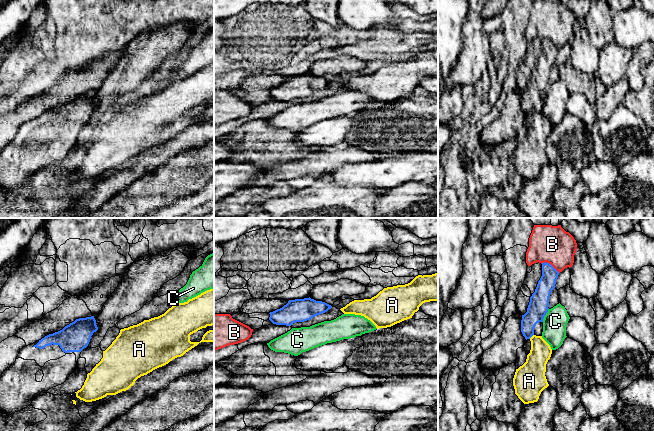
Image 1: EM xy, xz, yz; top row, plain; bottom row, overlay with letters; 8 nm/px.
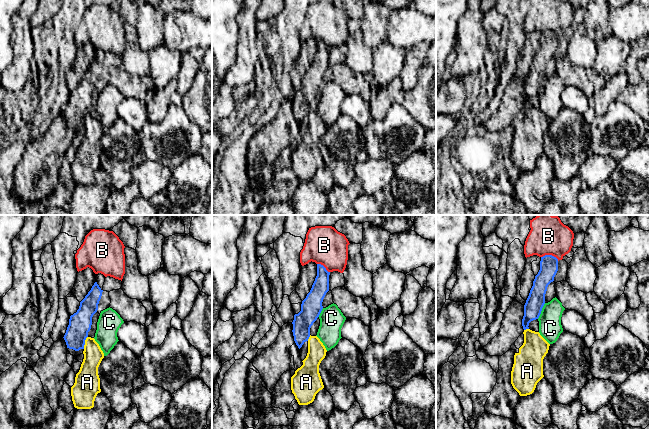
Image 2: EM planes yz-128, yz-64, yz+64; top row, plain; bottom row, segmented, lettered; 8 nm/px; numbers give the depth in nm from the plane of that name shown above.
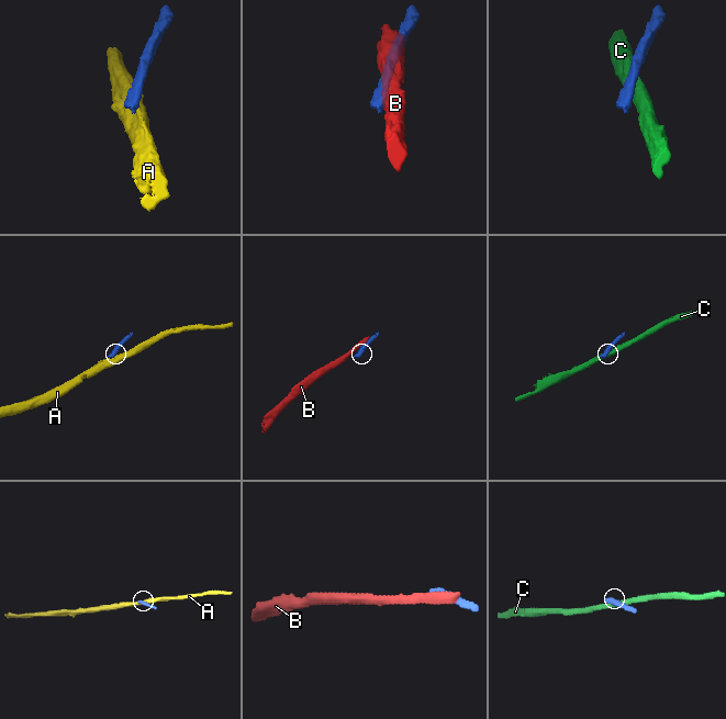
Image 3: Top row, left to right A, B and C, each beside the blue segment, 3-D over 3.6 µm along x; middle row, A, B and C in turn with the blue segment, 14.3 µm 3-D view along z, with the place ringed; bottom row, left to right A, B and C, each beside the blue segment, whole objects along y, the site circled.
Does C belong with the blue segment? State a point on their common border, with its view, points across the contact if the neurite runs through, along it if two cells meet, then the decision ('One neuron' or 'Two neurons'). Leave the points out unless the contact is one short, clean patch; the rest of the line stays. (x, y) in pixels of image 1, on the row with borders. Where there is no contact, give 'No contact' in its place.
Touches blue at yz (545, 314). Boundary: yz (548, 308), (542, 321). Two neurons

